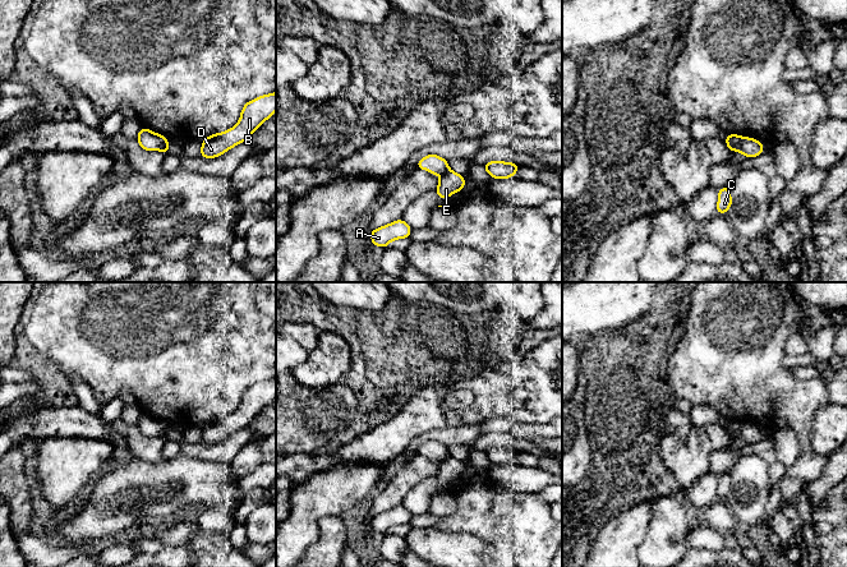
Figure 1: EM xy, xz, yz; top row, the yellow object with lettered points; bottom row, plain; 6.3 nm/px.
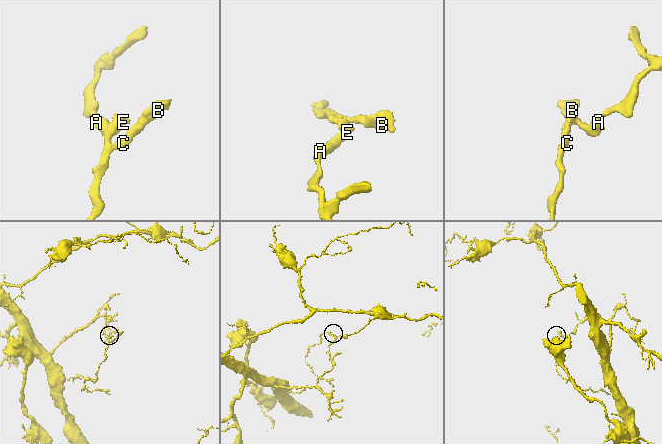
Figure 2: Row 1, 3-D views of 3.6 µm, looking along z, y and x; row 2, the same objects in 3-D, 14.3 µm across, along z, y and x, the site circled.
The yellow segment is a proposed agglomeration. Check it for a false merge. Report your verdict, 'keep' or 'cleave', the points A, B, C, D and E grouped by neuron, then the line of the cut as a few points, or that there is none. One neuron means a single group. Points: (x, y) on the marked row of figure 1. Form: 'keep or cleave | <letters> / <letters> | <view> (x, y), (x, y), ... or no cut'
cleave | A E / B C D | yz (741, 137), (735, 150)

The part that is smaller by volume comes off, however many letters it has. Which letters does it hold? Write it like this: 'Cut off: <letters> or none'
Cut off: B, C, D

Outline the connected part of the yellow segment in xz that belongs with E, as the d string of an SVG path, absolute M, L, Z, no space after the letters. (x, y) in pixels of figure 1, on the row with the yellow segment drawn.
M447 170L439 179L436 192L439 198L448 199L454 193L464 190L465 179L462 175Z

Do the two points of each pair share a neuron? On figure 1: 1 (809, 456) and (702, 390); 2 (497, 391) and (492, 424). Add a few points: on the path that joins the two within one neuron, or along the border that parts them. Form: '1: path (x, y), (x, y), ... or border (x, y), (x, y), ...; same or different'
1: path (797, 424), (764, 392), (759, 390), (733, 390); same
2: border (523, 422), (511, 418), (488, 418), (478, 423); different

